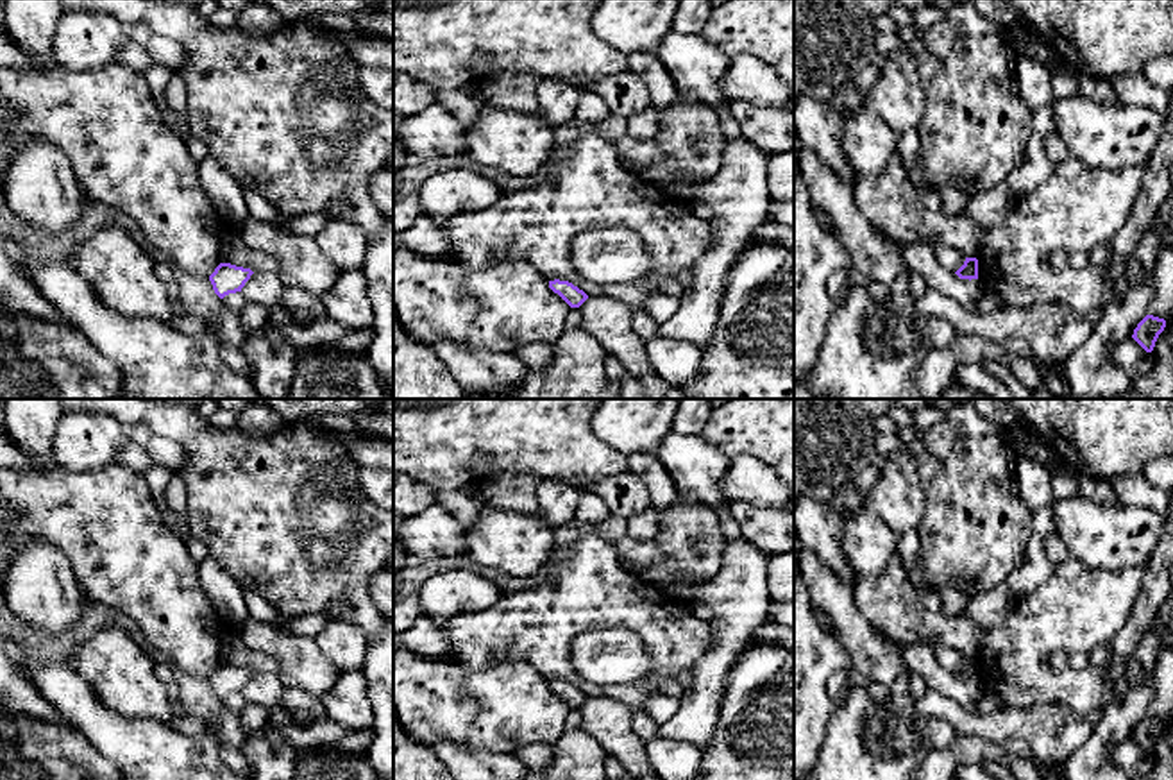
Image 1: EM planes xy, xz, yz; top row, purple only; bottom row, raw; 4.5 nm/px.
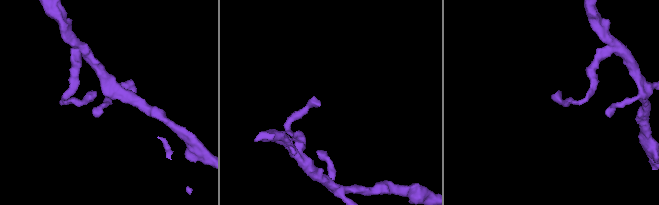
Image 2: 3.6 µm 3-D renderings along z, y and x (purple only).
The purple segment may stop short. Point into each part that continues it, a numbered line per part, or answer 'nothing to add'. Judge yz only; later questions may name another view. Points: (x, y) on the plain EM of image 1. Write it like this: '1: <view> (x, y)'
nothing to add

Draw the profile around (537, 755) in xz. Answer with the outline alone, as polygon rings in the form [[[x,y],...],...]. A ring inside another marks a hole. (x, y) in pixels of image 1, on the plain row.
[[[531,742],[513,753],[529,771],[545,771],[551,764],[551,746]]]

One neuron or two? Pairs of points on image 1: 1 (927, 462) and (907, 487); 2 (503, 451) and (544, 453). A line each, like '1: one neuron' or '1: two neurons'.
1: two neurons
2: one neuron

